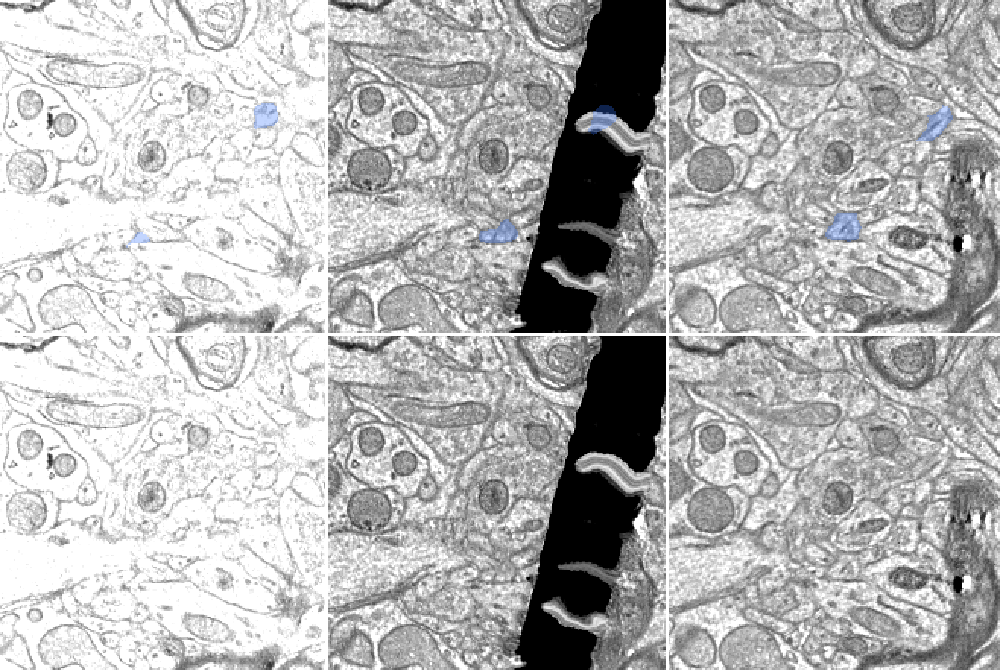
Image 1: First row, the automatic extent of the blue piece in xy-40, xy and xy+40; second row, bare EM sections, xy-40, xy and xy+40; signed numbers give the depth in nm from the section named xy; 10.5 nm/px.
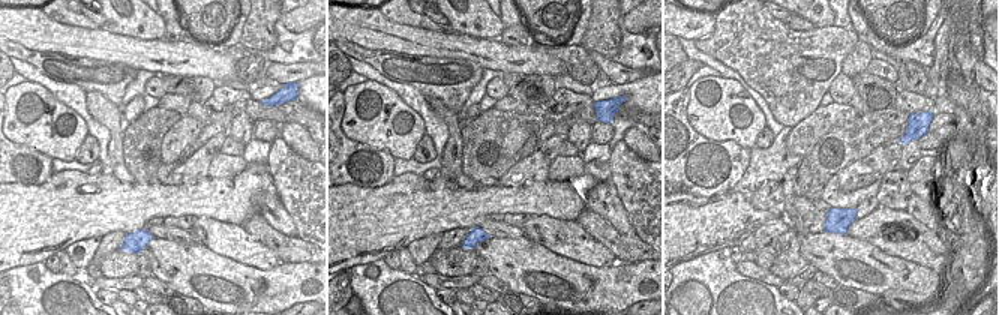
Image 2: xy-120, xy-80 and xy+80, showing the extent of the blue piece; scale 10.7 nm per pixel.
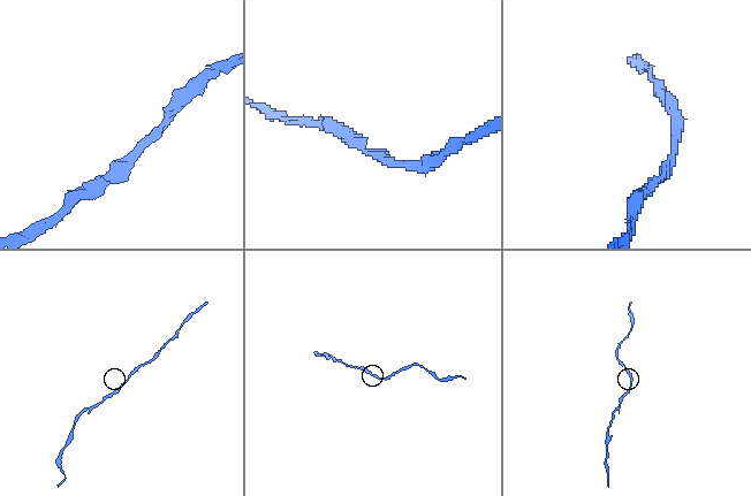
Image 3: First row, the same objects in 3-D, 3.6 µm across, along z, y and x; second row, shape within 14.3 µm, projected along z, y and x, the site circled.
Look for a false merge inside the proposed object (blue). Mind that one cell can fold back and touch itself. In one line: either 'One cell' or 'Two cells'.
One cell.

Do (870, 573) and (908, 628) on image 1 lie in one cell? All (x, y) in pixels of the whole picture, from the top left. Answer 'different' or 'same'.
different

